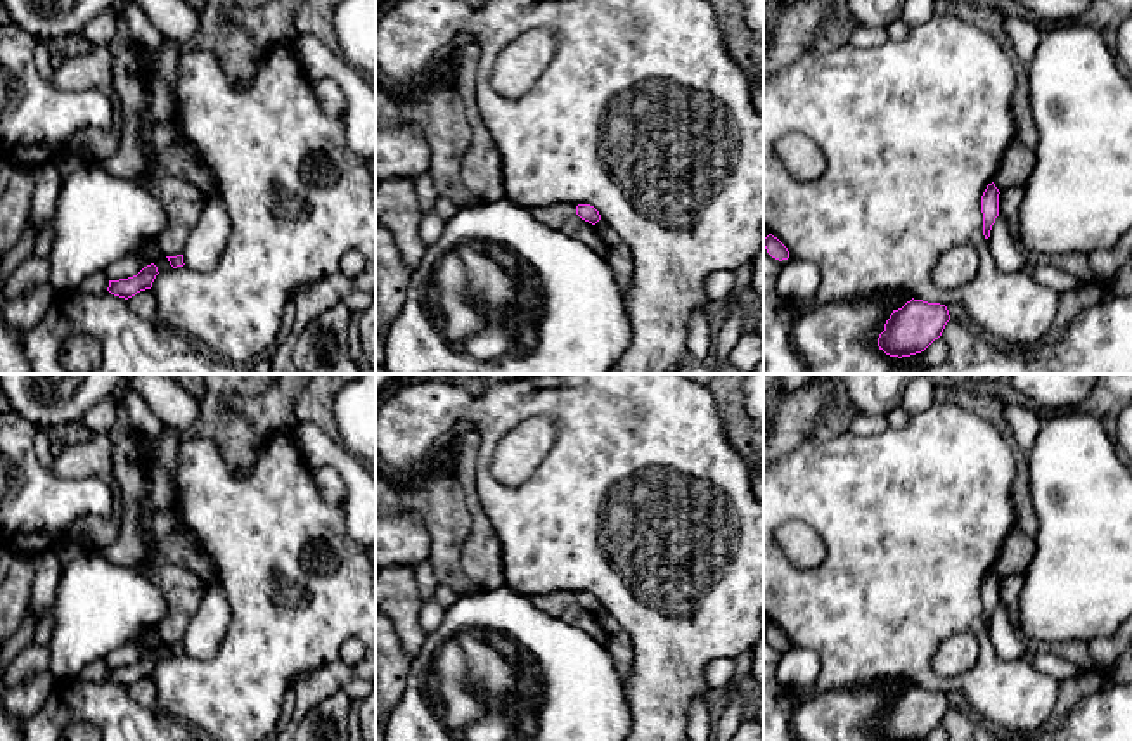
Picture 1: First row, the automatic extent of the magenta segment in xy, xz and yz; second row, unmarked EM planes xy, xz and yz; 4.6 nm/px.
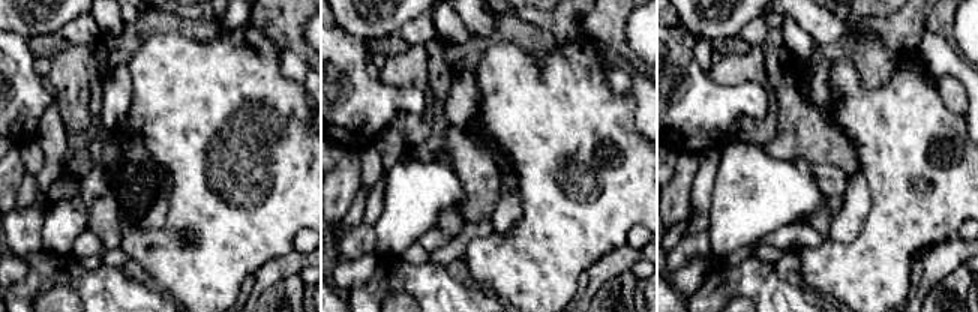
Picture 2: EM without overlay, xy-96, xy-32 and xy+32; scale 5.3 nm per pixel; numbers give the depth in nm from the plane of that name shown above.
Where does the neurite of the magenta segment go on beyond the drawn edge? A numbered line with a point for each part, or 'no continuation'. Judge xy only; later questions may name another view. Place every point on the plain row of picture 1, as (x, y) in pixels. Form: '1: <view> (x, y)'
no continuation

